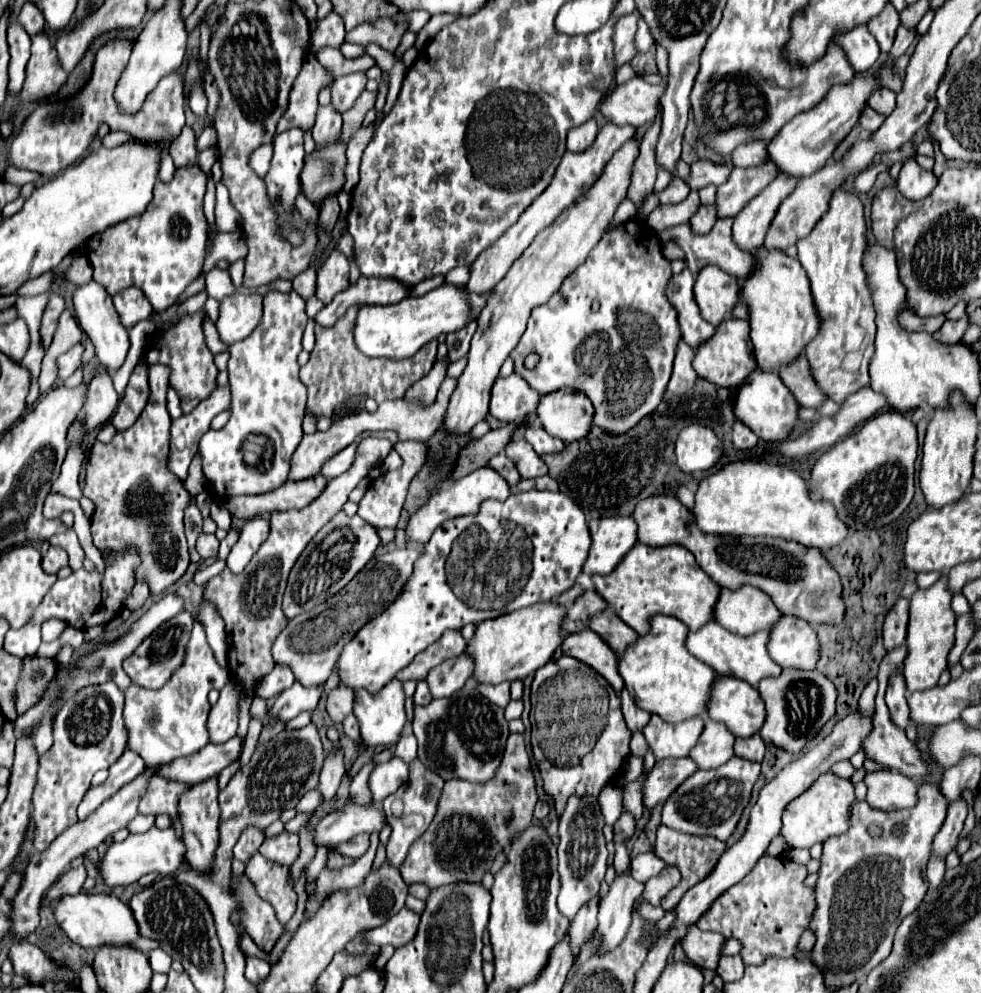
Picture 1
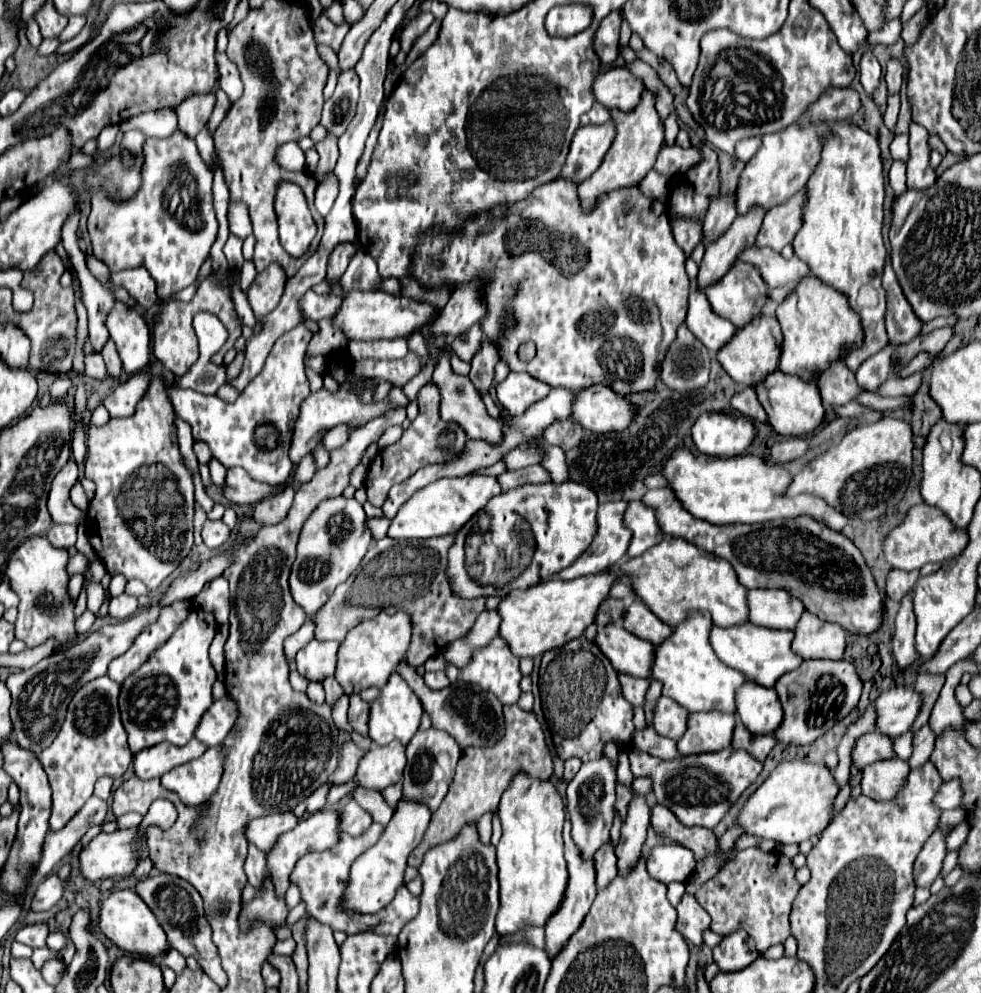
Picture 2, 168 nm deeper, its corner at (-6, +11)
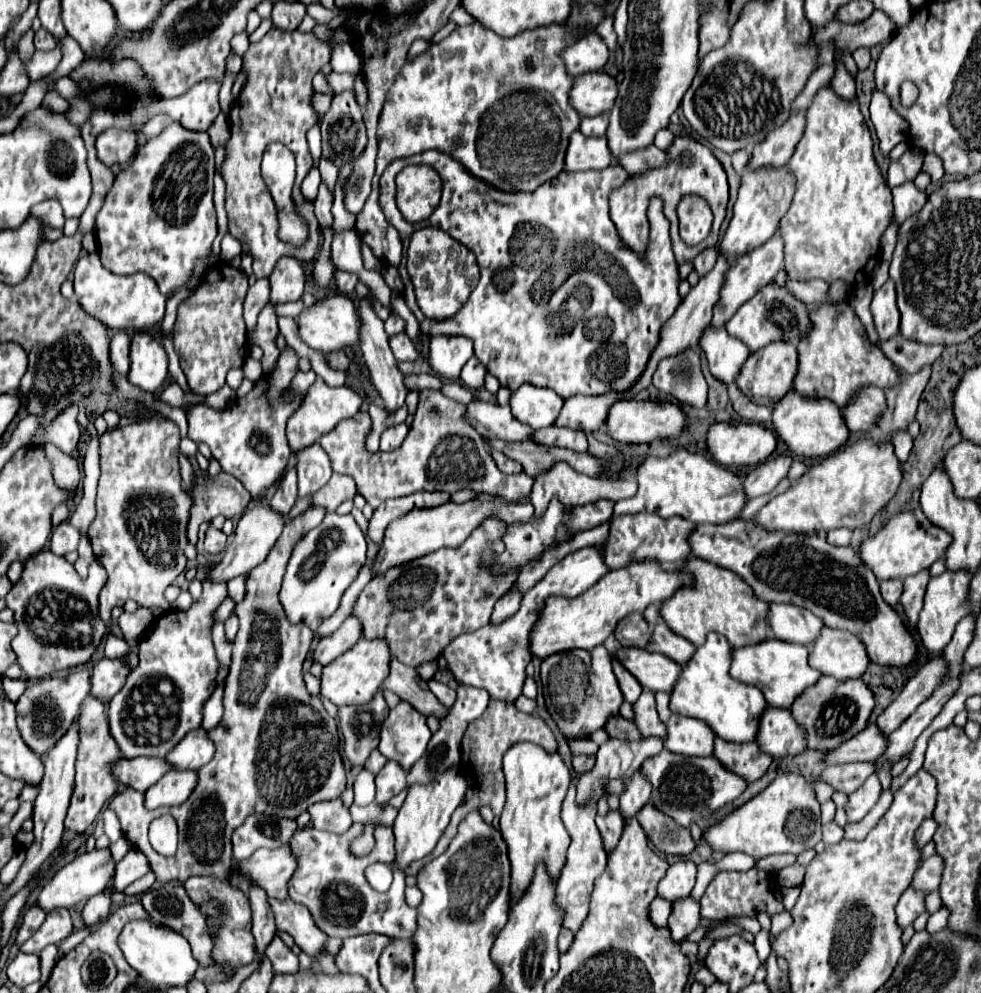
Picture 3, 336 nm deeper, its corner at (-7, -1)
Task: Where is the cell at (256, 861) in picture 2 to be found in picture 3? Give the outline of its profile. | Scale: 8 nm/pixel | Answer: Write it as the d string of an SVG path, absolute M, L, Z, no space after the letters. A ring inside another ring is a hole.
M255 883L249 889L249 901L251 901L251 909L253 909L253 935L257 941L257 951L263 953L277 931L275 915L269 905L267 891Z

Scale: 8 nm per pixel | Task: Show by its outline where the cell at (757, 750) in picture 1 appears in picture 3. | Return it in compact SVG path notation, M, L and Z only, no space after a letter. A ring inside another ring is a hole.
M721 737L715 739L715 753L713 753L727 769L733 773L743 775L747 781L757 781L765 775L771 765L771 755L763 753L757 743L733 743Z

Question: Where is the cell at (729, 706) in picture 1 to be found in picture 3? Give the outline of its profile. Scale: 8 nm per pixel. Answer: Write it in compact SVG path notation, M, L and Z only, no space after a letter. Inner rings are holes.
M767 705L759 717L755 741L759 749L763 749L763 753L771 753L771 757L787 757L805 751L803 731L791 717L791 711L771 705Z

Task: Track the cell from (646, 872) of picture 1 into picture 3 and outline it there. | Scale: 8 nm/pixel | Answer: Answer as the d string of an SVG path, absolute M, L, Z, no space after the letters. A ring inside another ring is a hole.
M675 861L669 865L665 877L659 881L659 887L657 887L657 893L659 897L667 899L667 901L677 901L679 897L687 897L695 885L695 875L697 875L697 865L693 861Z

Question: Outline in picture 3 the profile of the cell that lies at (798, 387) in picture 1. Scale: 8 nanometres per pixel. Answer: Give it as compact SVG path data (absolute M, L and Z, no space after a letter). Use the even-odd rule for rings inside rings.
M867 385L851 397L851 401L841 409L841 413L849 431L867 431L877 421L877 415L887 409L885 405L887 403L883 389Z

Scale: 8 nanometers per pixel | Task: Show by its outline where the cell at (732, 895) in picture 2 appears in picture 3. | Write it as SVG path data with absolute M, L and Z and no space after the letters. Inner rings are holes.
M755 867L749 871L723 871L711 881L705 895L701 897L701 917L711 921L719 921L723 917L735 917L735 915L757 919L759 913L767 913L769 917L773 917L785 911L777 893L779 893L779 883L775 873L771 871L763 871Z

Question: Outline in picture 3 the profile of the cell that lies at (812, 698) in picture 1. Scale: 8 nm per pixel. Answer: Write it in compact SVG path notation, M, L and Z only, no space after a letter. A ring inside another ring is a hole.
M823 675L815 685L807 687L795 699L795 705L791 705L791 713L799 727L805 731L807 749L831 751L837 749L847 739L851 739L853 735L857 735L861 729L865 729L873 705L875 705L873 693L861 679L837 681L835 677Z

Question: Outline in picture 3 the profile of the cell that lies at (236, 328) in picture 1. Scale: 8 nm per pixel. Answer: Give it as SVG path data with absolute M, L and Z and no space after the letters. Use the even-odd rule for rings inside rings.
M283 257L277 261L271 277L271 295L269 295L269 303L273 307L281 305L281 303L289 303L289 301L297 301L303 295L303 285L305 285L305 273L303 267L291 259L291 257Z

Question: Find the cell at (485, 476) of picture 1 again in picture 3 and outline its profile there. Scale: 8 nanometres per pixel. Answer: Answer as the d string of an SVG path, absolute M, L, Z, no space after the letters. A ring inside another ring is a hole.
M471 499L465 503L447 501L437 507L423 507L409 511L407 515L395 519L387 527L385 539L381 543L381 549L373 565L373 573L383 573L391 565L401 565L401 561L413 561L415 557L427 555L441 547L459 547L483 521L487 521L487 517L499 517L501 521L511 523L511 521L527 521L531 519L531 515L533 515L531 503L511 505L511 503L501 503L499 499Z

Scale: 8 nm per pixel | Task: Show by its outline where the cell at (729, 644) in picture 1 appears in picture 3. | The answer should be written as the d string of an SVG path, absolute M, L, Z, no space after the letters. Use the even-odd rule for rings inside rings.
M765 639L755 645L745 645L745 647L733 649L731 677L735 677L741 683L755 685L765 695L765 701L769 705L791 707L795 697L821 677L819 671L809 667L807 655L809 655L809 651L805 645L795 645L795 643L779 641L779 639Z

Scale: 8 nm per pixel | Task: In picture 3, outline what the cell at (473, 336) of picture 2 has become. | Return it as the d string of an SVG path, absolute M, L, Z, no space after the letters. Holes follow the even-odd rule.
M471 357L467 361L467 365L461 371L461 381L469 387L469 389L479 389L483 387L483 379L485 379L487 369L483 369L483 363L477 357Z

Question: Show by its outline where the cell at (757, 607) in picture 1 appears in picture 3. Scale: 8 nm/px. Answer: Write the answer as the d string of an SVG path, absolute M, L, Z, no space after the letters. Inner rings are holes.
M771 603L767 623L777 639L799 645L811 645L819 635L819 629L823 627L823 621L819 621L819 617L791 603Z

